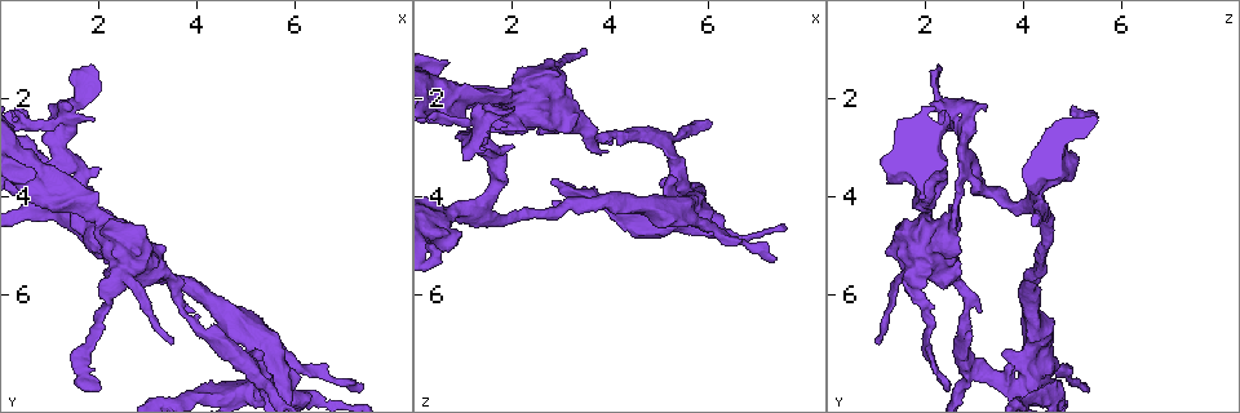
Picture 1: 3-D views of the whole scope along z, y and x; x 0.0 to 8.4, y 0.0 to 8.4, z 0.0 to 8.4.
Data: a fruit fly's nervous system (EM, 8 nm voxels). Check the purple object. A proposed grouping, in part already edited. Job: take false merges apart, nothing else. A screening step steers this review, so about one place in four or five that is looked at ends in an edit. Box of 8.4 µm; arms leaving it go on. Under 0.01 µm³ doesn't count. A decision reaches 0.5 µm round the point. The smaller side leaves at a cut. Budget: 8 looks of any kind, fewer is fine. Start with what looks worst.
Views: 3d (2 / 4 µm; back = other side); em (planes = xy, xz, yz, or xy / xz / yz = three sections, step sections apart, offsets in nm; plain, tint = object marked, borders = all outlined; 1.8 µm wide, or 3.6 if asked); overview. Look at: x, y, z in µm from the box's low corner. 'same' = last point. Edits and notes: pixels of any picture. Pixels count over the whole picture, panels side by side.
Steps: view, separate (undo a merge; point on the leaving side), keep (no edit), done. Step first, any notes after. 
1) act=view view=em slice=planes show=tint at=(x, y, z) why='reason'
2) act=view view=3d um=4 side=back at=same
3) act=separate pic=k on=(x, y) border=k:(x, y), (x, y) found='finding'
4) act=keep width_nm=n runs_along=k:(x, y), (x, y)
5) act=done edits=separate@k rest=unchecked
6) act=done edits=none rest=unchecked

act=view view=3d um=2 side=back at=(1.35, 2.45, 2.65) why='narrows sharply'

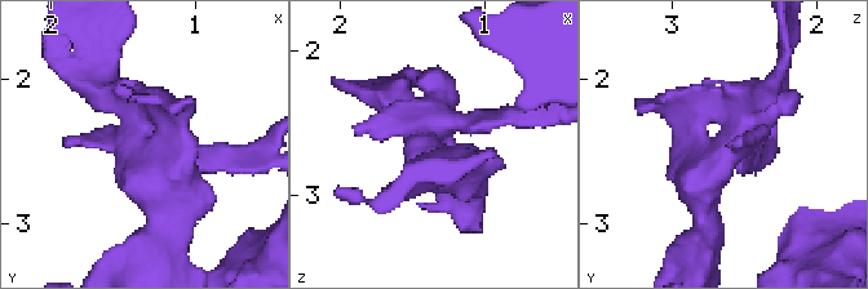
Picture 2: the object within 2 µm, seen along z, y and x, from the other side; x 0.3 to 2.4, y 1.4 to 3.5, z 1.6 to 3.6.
act=view view=em slice=xy step=8 show=borders at=(1.32, 2.40, 2.60)

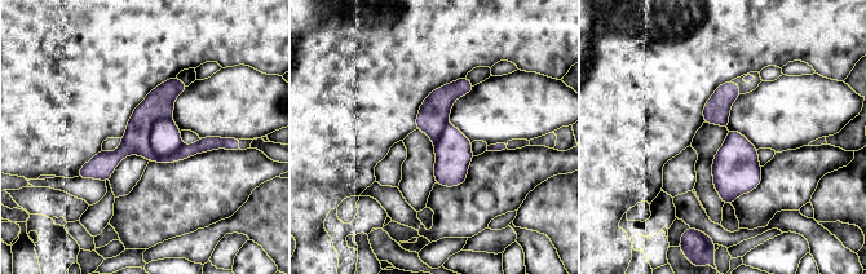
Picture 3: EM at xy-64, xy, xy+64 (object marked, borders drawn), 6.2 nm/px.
act=separate pic=3 on=(166, 137) border=3:(169, 116), (153, 126), (154, 160) found='two neurons meet here'

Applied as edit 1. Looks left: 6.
act=view view=overview

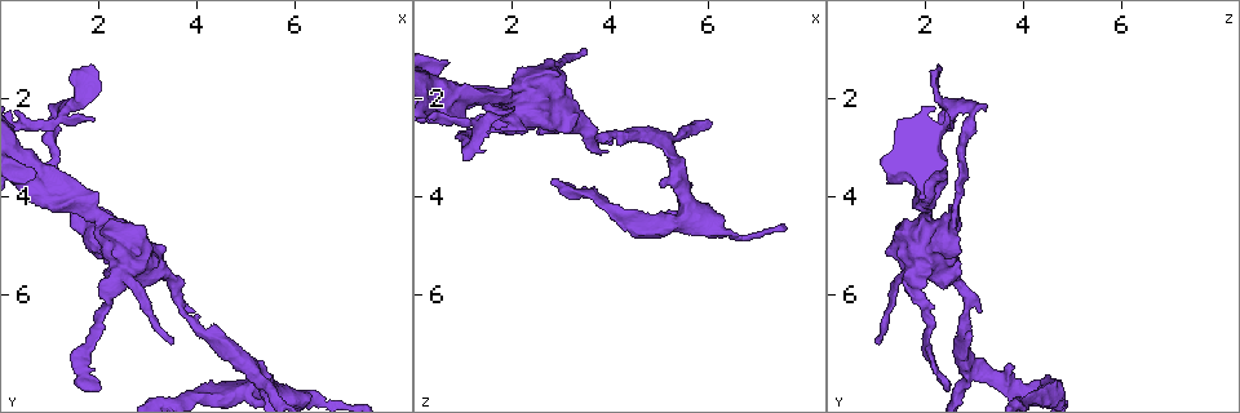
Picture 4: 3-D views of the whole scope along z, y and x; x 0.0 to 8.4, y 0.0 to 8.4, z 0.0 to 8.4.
act=view view=3d um=4 at=(4.30, 6.75, 2.80) why='calibre changes'

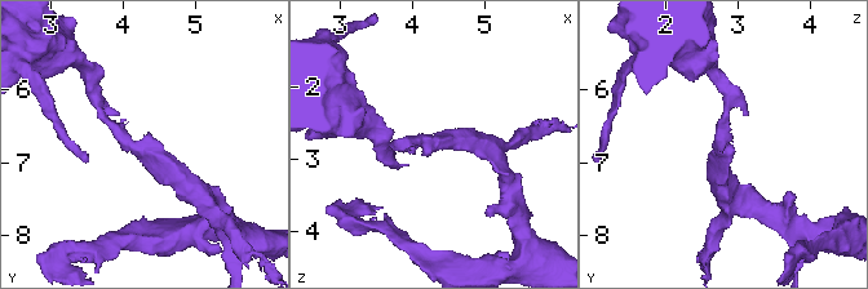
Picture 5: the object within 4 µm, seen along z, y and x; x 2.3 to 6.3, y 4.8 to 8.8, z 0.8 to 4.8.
act=view view=em um=3.6 slice=planes show=tint at=(4.35, 6.80, 2.75)

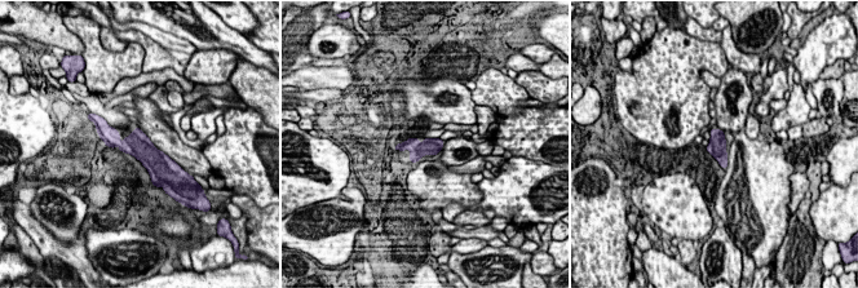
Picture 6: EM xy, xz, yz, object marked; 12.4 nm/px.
act=keep runs_along=6:(104, 128), (164, 168) found='all the same neuron'

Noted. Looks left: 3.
act=done edits=separate@3 rest=unchecked

